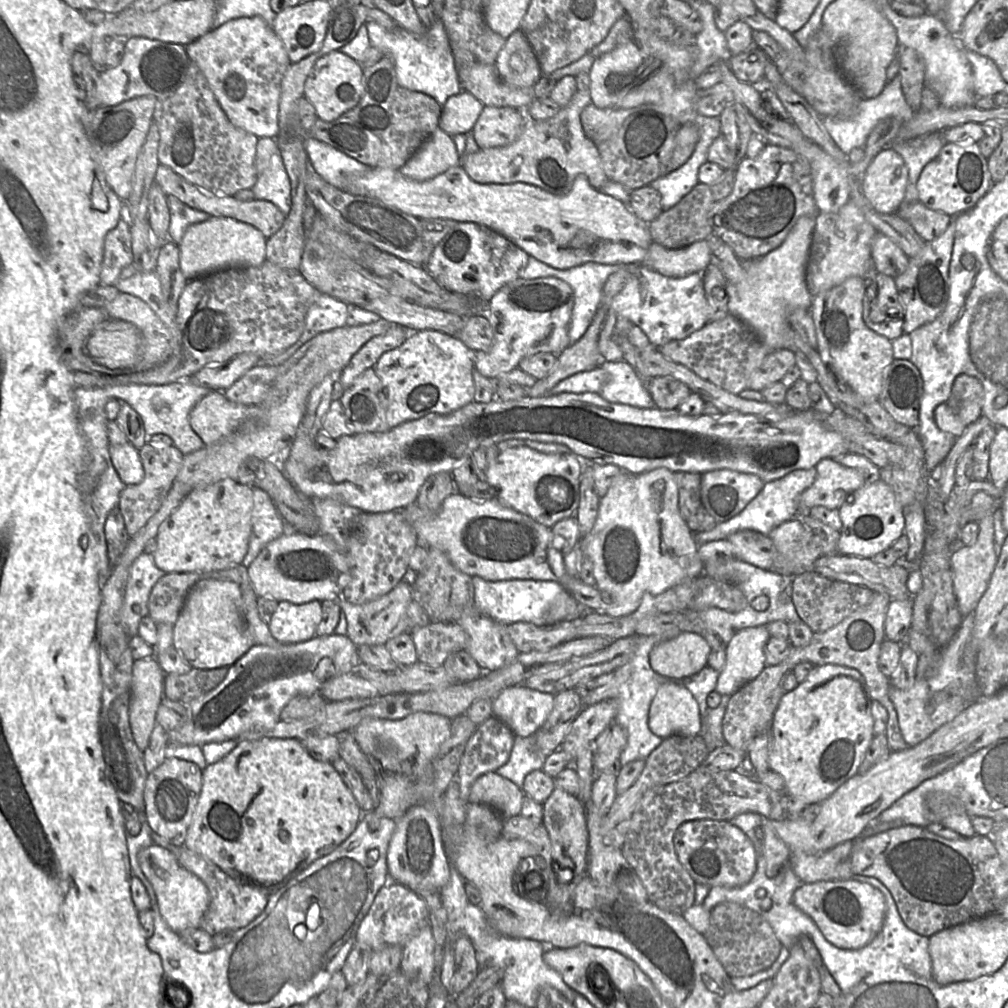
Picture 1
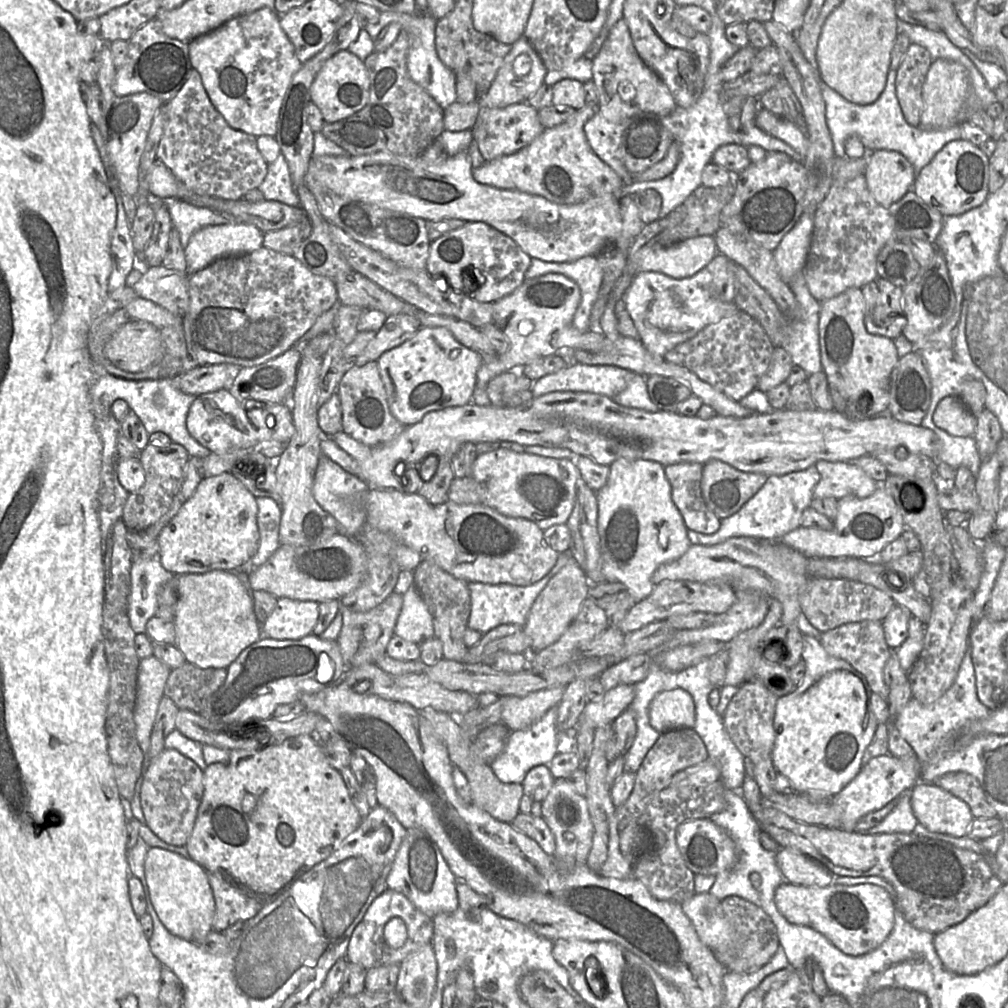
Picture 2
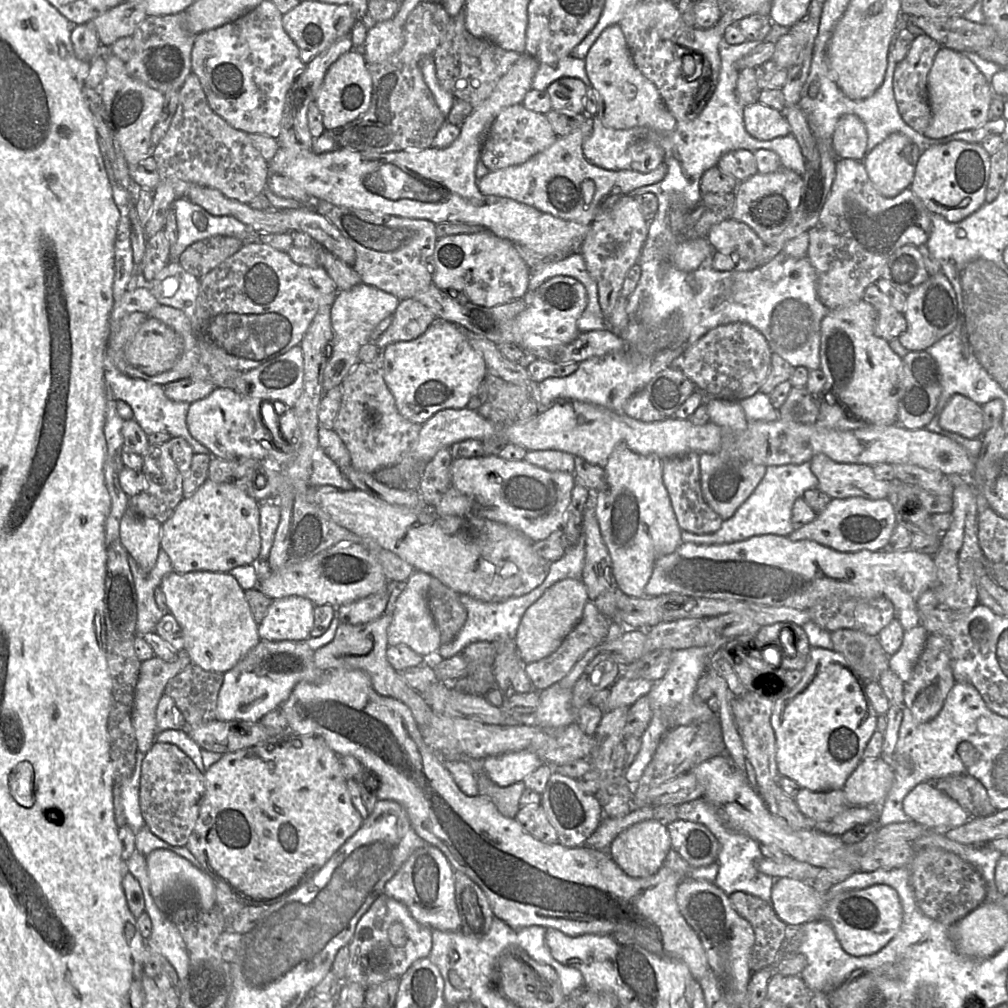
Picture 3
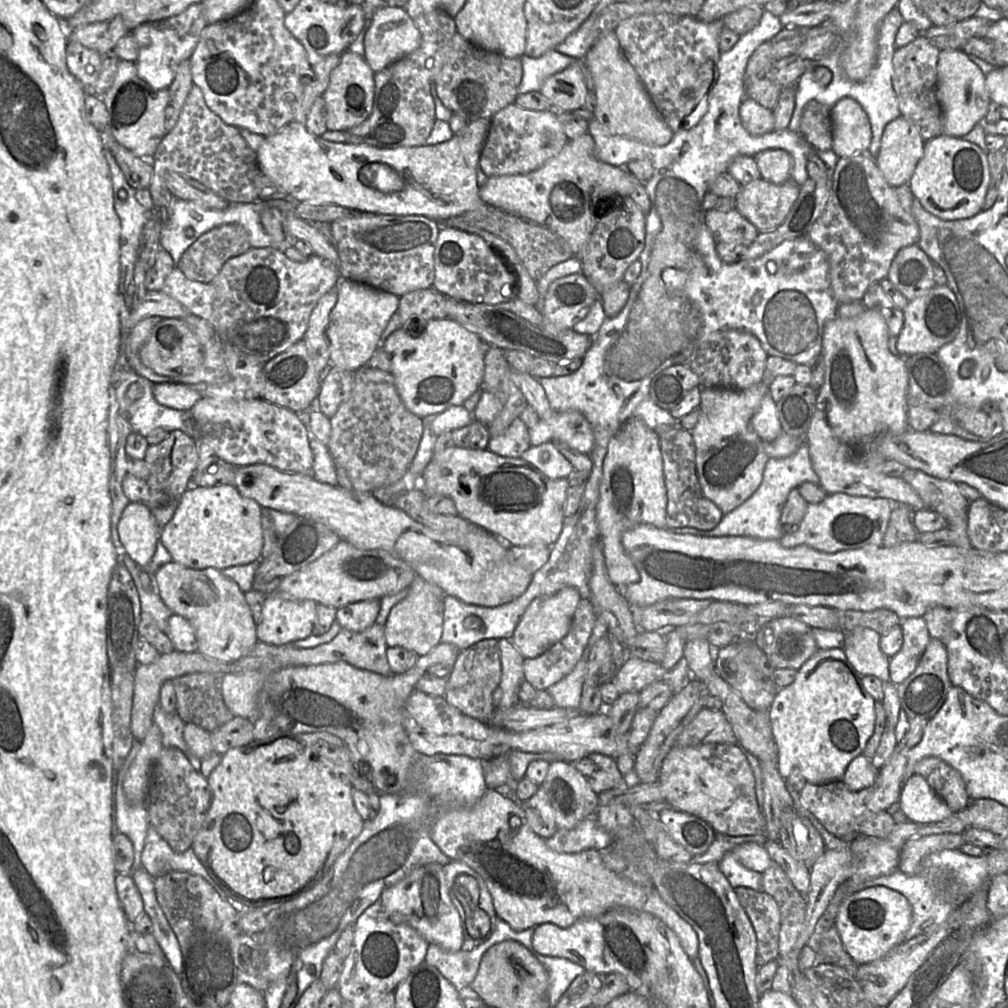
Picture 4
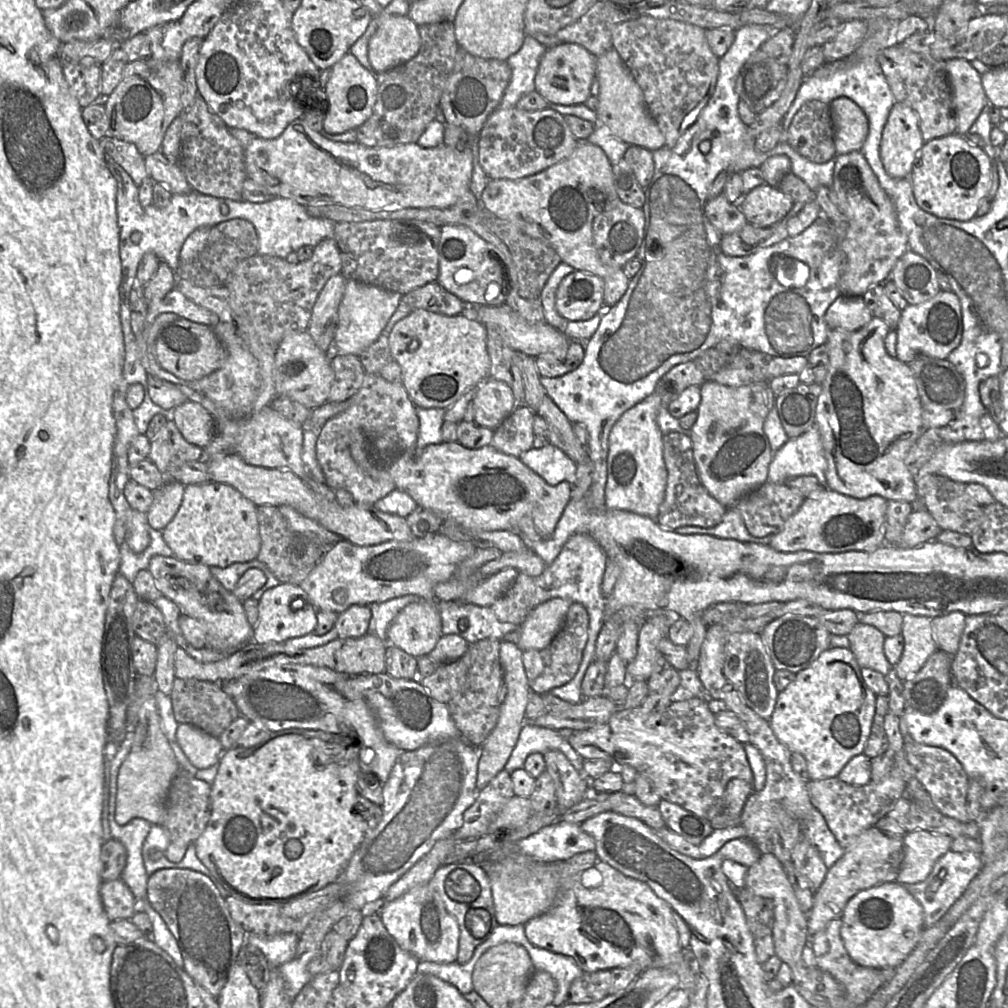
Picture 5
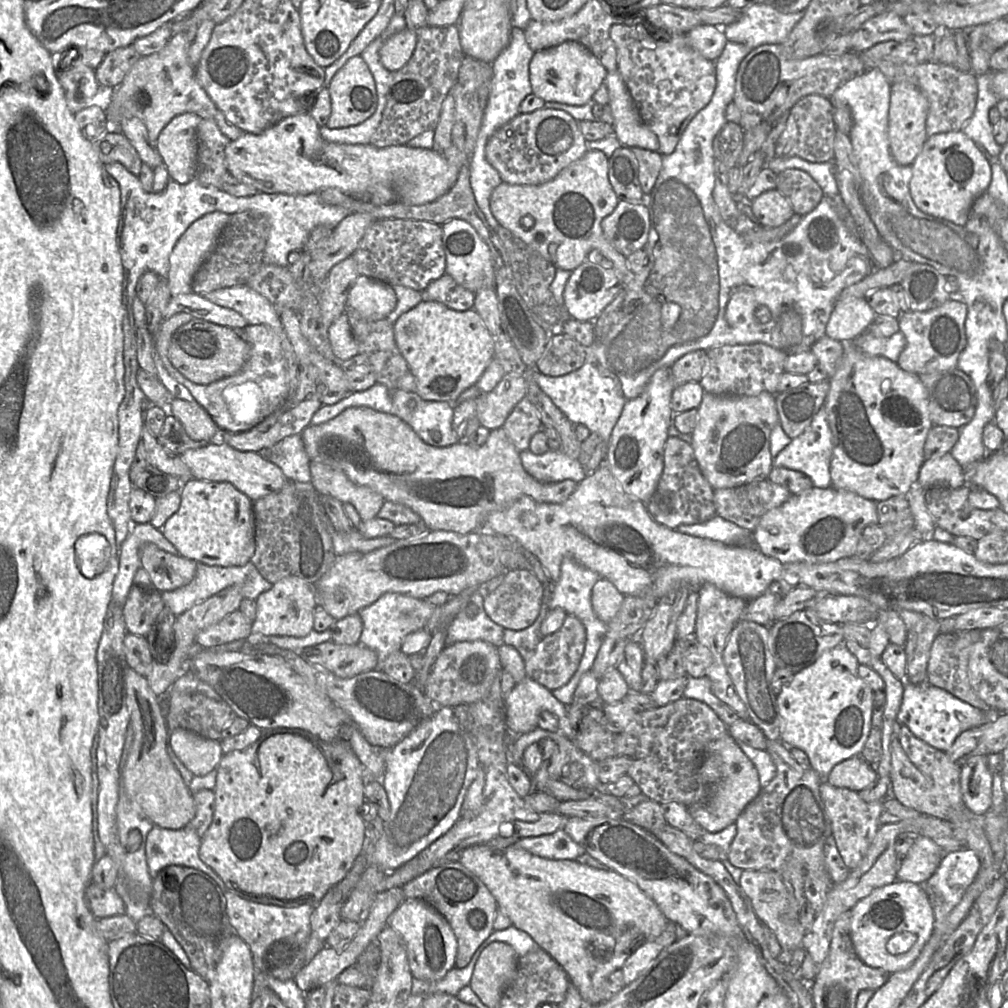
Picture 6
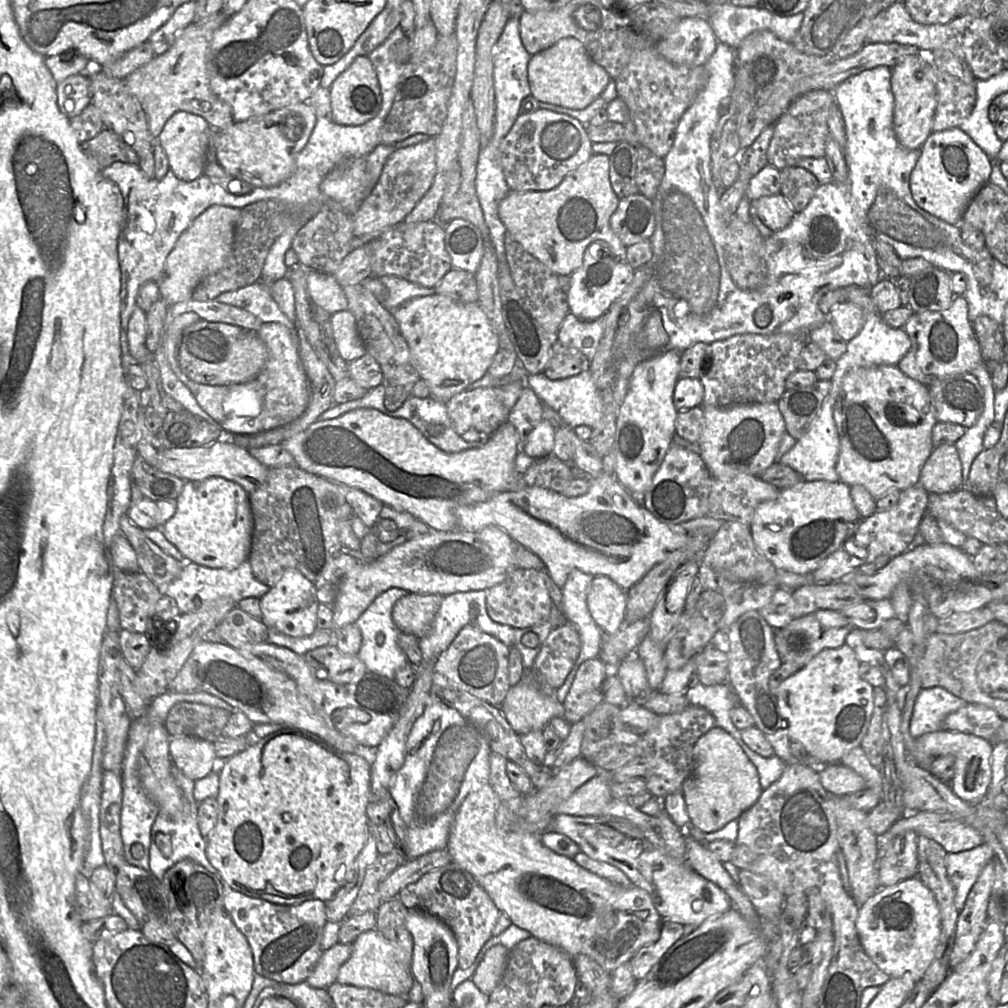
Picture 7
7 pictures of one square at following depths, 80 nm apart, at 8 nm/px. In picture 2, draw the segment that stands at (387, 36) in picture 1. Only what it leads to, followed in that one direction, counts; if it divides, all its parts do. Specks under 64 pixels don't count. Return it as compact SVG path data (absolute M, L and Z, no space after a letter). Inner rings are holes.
M387 11L380 12L378 20L367 24L363 29L375 40L379 33L390 23L399 23L402 30L407 31L410 37L410 46L407 56L407 69L410 78L424 88L444 110L456 101L456 78L455 73L446 67L437 55L435 46L436 21L437 19L433 16L419 14L418 12L406 14Z

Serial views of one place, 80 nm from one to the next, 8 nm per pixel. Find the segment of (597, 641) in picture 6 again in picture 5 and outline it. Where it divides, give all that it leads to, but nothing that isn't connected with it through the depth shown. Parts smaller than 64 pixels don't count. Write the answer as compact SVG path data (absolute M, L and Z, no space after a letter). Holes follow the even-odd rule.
M575 534L567 540L557 558L550 565L545 566L539 576L534 577L535 592L530 602L531 609L550 599L563 598L572 603L580 603L589 615L588 639L575 676L563 686L549 691L553 696L571 704L576 704L583 699L581 683L590 663L594 660L596 640L605 622L605 597L601 591L601 583L607 559L605 552L592 537Z

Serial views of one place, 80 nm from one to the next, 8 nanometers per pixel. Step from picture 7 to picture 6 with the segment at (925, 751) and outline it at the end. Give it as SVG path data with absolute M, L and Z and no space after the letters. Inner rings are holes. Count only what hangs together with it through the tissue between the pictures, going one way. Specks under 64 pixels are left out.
M973 755L961 762L960 787L966 807L976 815L984 815L992 801L992 773L988 767L989 755Z

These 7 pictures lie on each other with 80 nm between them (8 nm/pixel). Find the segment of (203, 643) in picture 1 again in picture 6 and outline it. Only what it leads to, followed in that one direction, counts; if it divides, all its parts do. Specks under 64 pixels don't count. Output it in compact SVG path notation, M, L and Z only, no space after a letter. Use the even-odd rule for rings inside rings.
M147 542L140 547L141 567L149 574L154 587L171 591L187 585L196 573L197 562L170 554Z

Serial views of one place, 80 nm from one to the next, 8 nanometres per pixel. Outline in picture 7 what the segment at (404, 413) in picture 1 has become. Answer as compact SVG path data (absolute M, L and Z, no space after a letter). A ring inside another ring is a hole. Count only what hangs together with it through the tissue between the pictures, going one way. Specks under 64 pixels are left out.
M434 293L409 300L393 310L393 315L407 341L419 375L430 390L430 397L437 400L447 401L482 378L499 350L498 336L478 302L463 303L449 295Z

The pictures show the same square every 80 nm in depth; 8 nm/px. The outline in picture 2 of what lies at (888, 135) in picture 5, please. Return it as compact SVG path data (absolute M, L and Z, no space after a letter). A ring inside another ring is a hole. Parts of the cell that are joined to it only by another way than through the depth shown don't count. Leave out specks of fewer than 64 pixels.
M875 150L871 153L864 172L874 199L889 207L913 189L916 172L901 153L893 150Z

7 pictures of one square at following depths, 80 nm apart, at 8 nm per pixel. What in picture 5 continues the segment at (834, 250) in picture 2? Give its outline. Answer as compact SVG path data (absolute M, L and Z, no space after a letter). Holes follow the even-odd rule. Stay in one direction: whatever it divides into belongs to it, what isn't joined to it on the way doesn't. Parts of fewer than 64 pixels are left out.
M860 151L836 155L832 191L836 205L843 215L843 222L830 222L842 252L839 279L841 296L863 297L871 287L890 279L895 264L908 250L908 237L898 222L893 202L881 187L878 178Z

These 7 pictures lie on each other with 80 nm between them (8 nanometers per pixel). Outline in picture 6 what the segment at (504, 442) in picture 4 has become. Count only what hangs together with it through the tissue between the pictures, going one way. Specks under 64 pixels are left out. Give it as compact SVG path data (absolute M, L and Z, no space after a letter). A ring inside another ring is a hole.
M526 396L514 407L502 426L519 452L529 448L531 438L542 427L536 407Z

